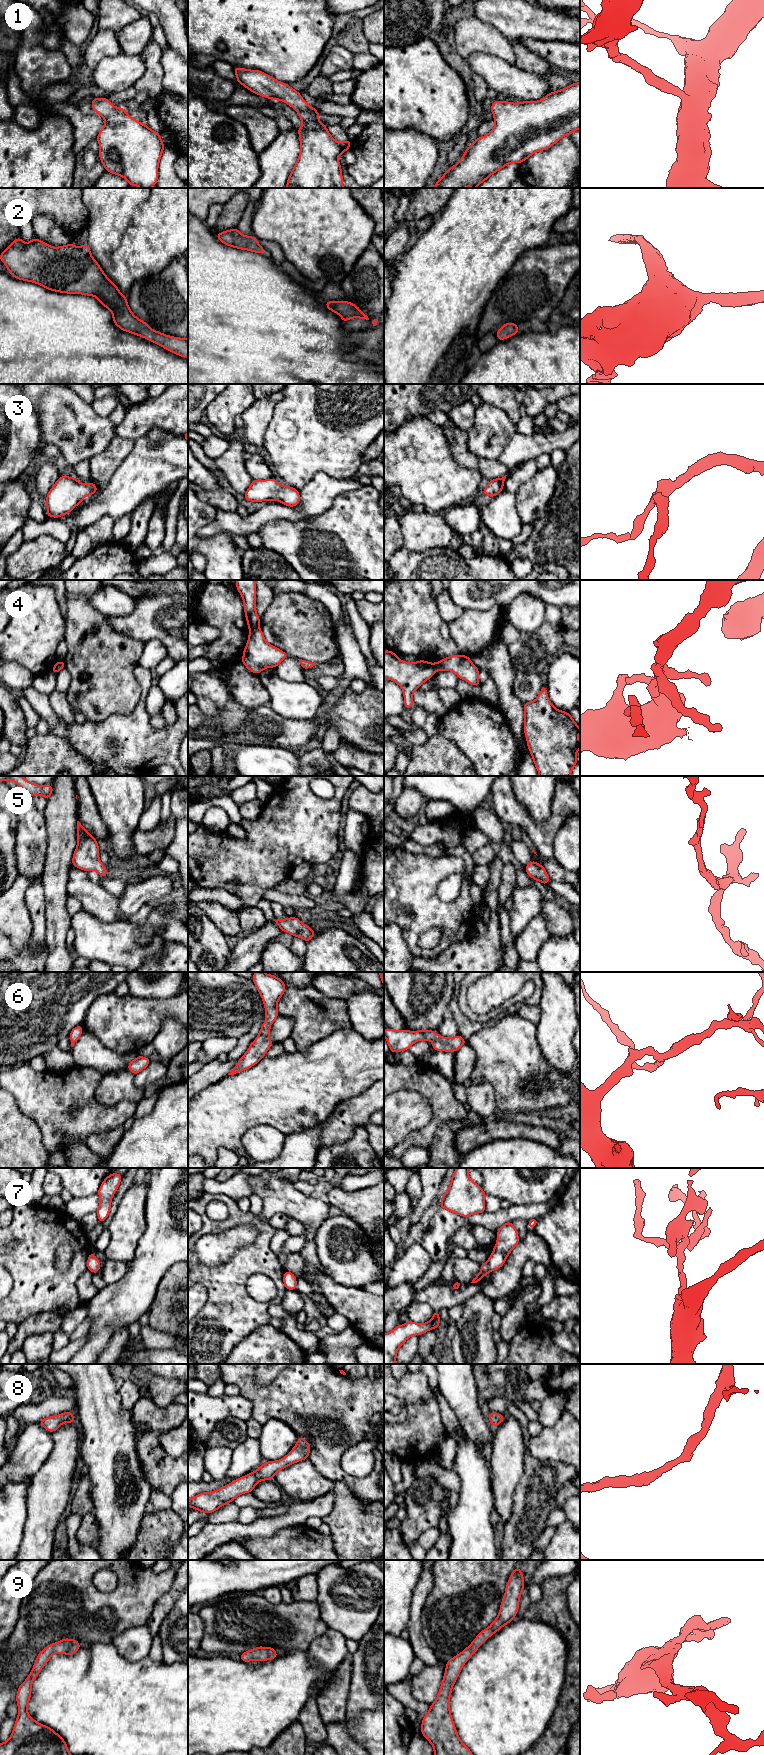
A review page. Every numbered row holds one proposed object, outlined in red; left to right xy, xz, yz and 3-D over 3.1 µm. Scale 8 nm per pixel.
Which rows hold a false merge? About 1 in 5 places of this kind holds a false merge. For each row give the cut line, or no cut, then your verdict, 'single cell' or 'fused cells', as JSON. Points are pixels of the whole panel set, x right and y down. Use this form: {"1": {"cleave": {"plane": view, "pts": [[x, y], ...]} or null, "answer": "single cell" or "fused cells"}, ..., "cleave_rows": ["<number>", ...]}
{"1": {"cleave": null, "answer": "single cell"}, "2": {"cleave": null, "answer": "single cell"}, "3": {"cleave": null, "answer": "single cell"}, "4": {"cleave": {"plane": "xz", "pts": [[258, 626], [250, 630]]}, "answer": "fused cells"}, "5": {"cleave": null, "answer": "single cell"}, "6": {"cleave": null, "answer": "single cell"}, "7": {"cleave": null, "answer": "single cell"}, "8": {"cleave": null, "answer": "single cell"}, "9": {"cleave": null, "answer": "single cell"}, "cleave_rows": ["4"]}

